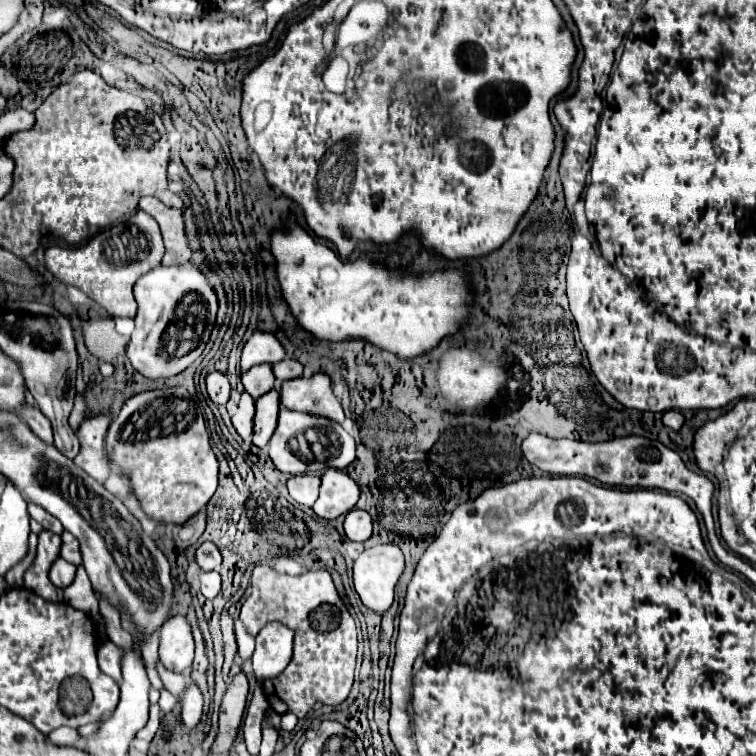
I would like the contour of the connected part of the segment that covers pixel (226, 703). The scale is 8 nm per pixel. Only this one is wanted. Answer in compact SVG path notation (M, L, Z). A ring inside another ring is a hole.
M238 672L220 704L218 734L212 744L214 752L228 752L230 746L234 744L236 732L240 728L240 722L246 710L246 696L248 696L248 678L242 672Z

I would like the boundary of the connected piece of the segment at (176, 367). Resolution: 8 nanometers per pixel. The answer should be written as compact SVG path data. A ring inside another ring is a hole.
M158 266L154 268L152 272L144 274L136 284L134 284L134 298L138 302L138 314L134 318L136 322L136 328L132 332L132 338L126 346L126 356L128 360L132 362L134 370L140 372L142 376L146 378L170 378L170 376L176 376L180 374L182 370L186 370L204 350L206 342L208 342L208 336L214 328L214 318L216 318L216 308L218 308L218 298L212 290L212 286L206 282L206 278L200 274L200 270L196 266L192 268L164 268L164 266ZM186 294L196 294L196 296L206 296L206 316L202 320L202 326L204 326L204 332L200 334L200 342L196 348L192 348L188 354L180 356L180 358L174 358L174 356L168 356L162 352L164 348L164 340L166 340L166 332L168 332L168 326L172 322L172 316L176 312L176 306L180 304L180 300L186 296Z

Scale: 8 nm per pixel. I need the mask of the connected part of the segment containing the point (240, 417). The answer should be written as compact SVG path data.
M242 392L238 408L232 414L232 426L244 442L250 442L252 438L252 410L254 410L254 398L248 392Z

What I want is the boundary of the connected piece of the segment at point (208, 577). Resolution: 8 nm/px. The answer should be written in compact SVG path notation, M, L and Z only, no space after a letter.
M206 572L200 576L200 592L206 600L214 600L220 592L220 574L218 572Z

